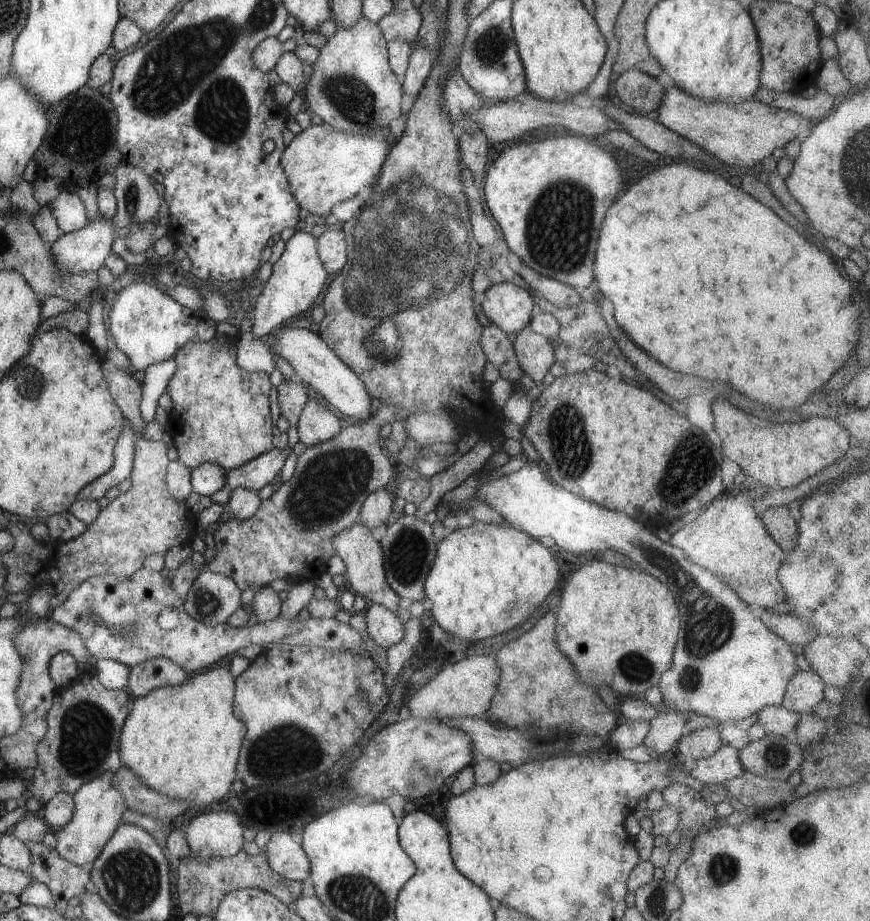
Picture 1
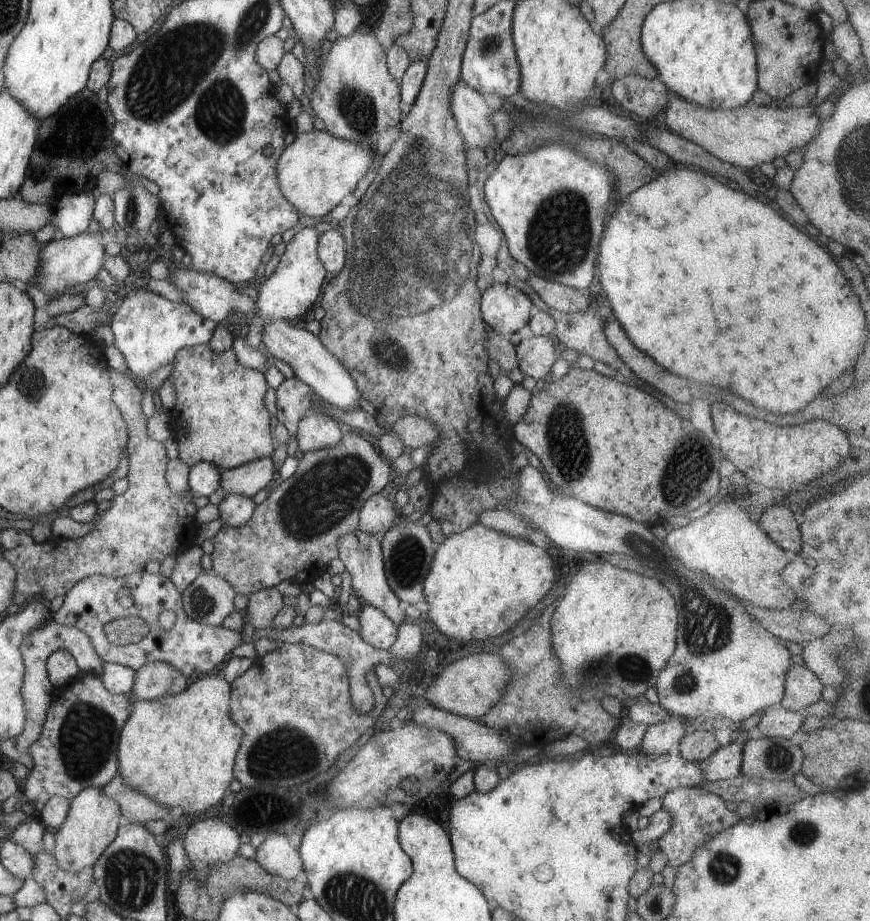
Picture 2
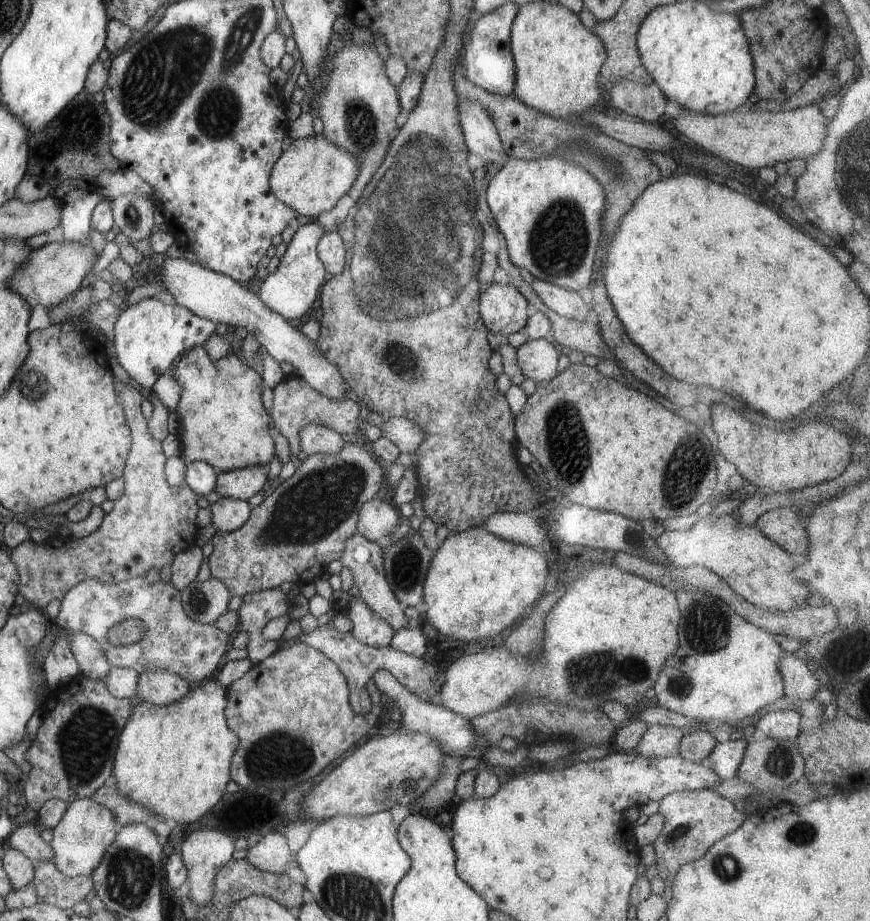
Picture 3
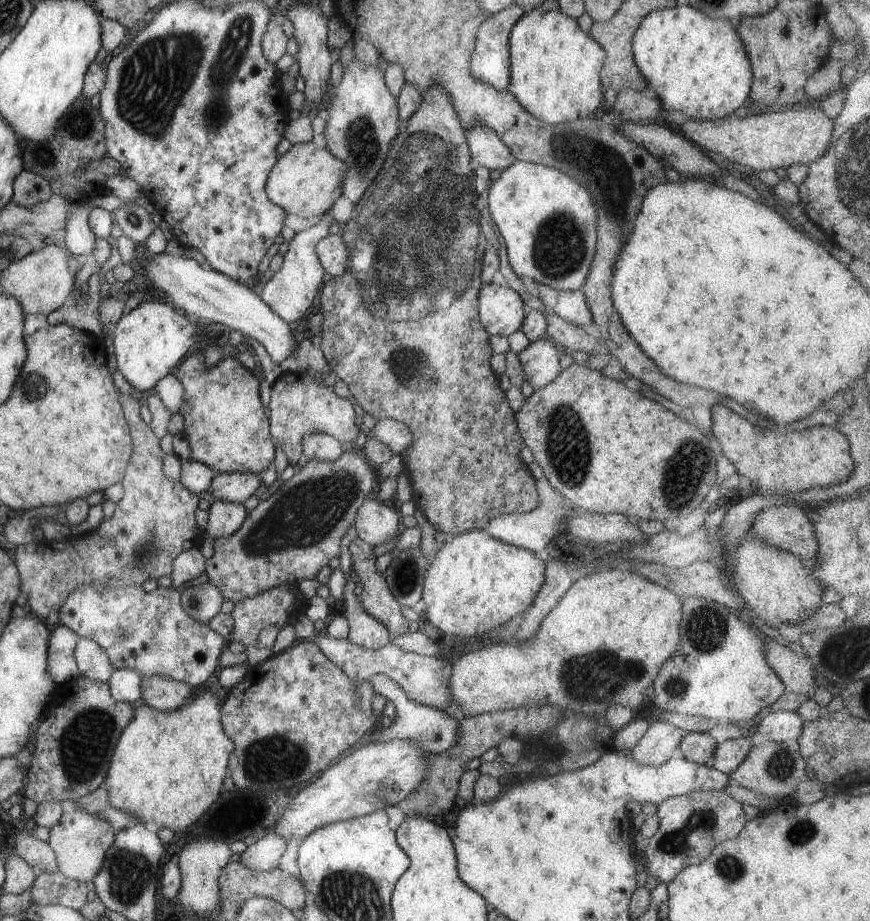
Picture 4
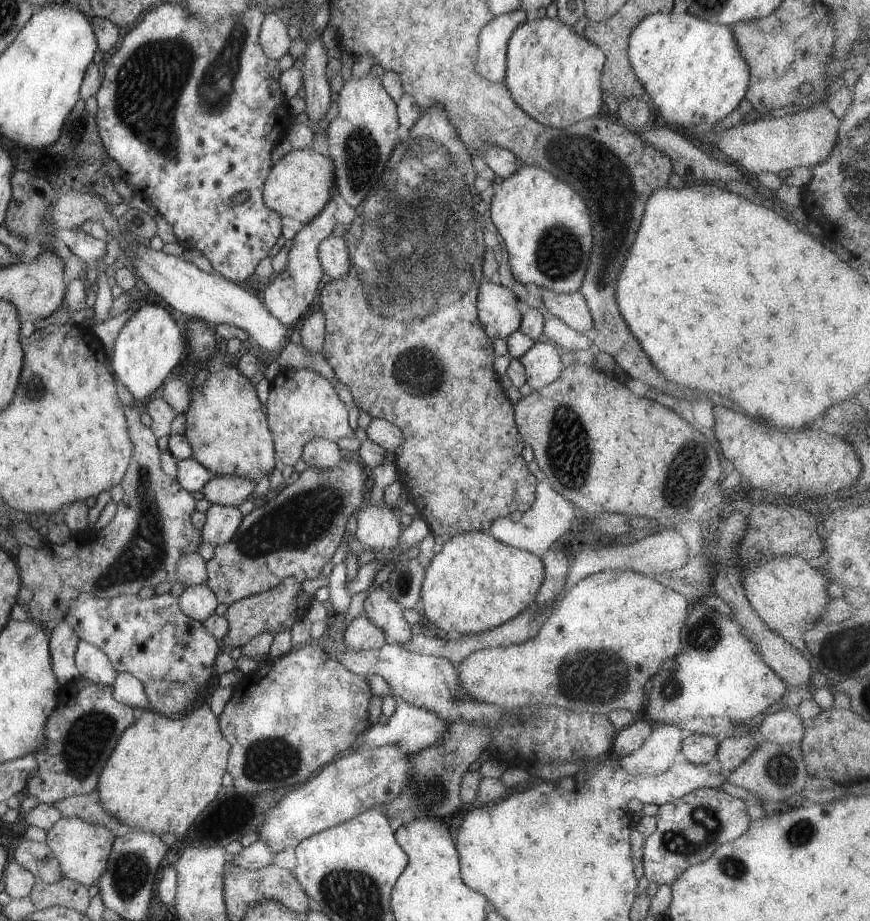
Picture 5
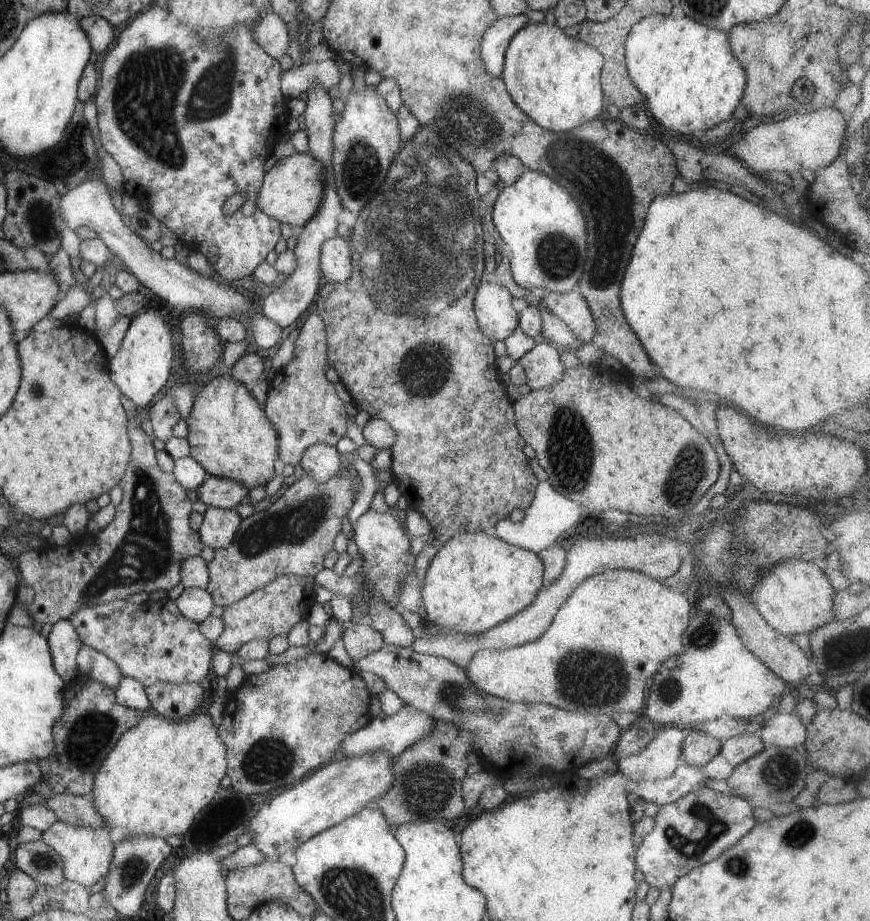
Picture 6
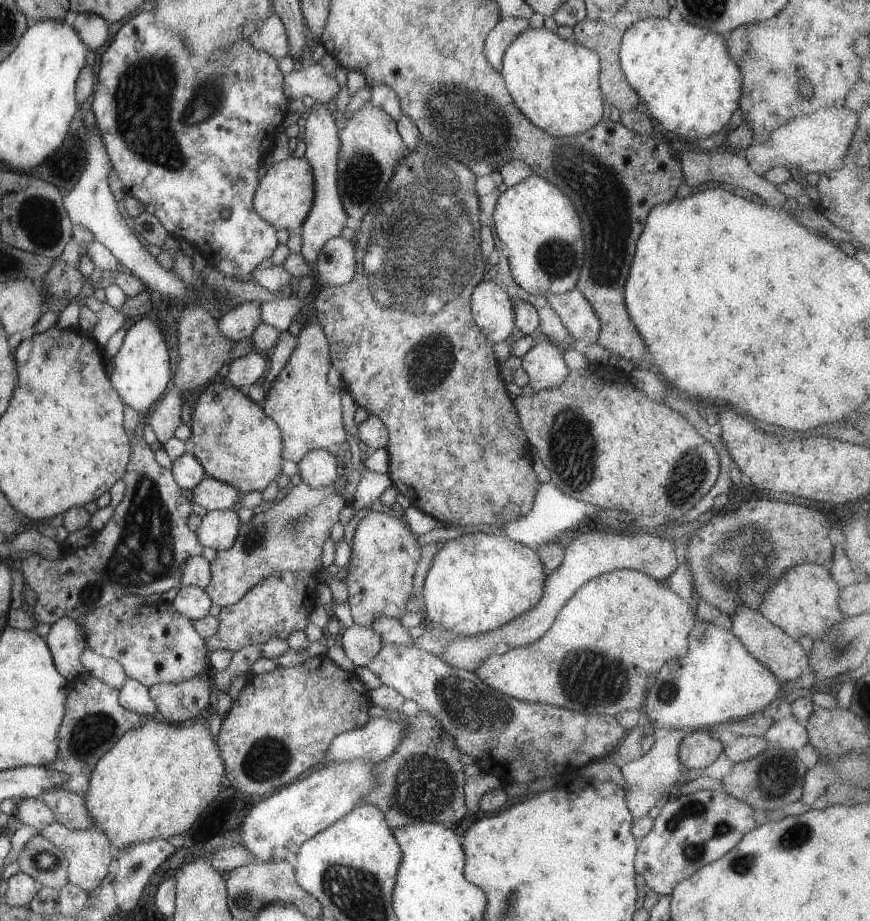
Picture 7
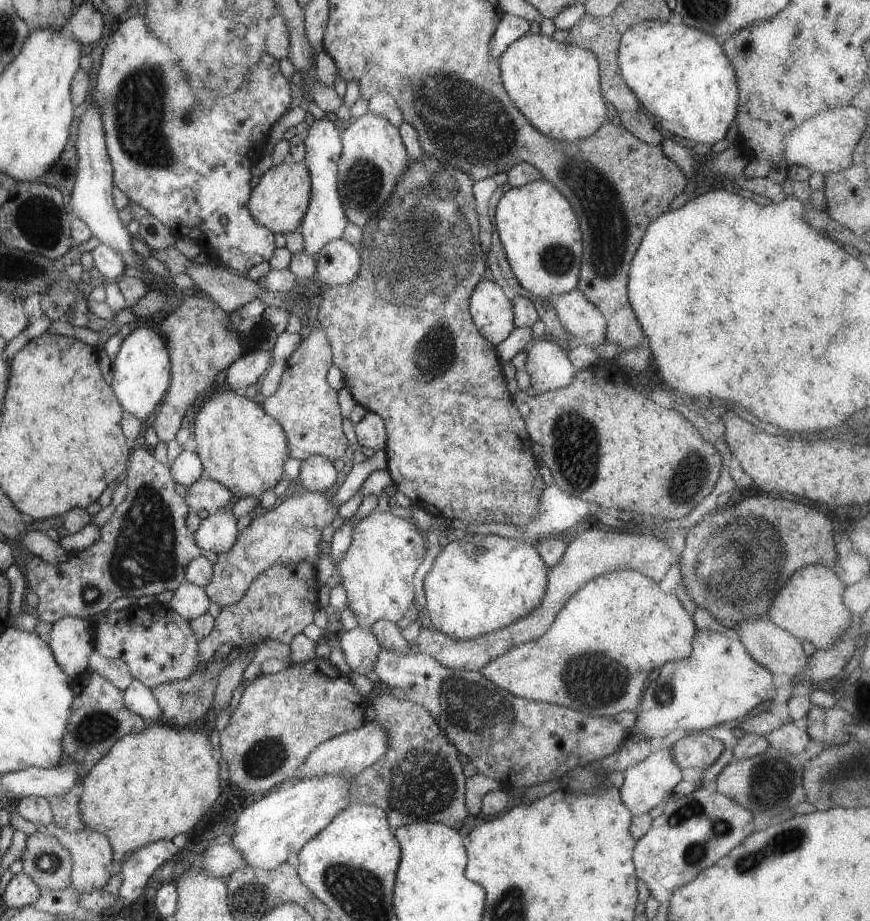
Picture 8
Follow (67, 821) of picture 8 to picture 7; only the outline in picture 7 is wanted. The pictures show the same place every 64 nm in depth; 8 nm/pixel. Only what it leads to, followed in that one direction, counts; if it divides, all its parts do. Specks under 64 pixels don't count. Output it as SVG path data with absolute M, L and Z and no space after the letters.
M53 790L39 794L36 798L50 808L55 823L69 830L95 829L93 820L85 810L85 797L81 792Z

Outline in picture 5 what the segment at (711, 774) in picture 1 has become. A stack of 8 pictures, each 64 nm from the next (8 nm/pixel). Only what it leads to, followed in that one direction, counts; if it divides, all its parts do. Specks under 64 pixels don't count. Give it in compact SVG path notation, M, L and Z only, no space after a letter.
M748 733L742 736L735 737L726 737L717 745L717 750L715 753L715 758L719 763L719 766L723 768L723 770L735 770L743 760L745 760L750 754L753 754L754 750L757 750L757 747L760 744L754 740L754 738Z

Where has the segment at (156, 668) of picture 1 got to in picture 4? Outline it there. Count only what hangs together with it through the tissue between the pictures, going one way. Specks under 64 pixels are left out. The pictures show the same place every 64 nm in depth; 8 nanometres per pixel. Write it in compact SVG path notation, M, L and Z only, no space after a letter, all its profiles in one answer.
M162 676L140 677L141 698L145 705L169 712L177 710L191 694L191 686Z

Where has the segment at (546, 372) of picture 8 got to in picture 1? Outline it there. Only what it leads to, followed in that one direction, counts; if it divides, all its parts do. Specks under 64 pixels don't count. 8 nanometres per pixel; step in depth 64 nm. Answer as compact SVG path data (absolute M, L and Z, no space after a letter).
M524 329L516 333L512 344L522 373L528 374L536 385L540 384L554 362L552 340Z

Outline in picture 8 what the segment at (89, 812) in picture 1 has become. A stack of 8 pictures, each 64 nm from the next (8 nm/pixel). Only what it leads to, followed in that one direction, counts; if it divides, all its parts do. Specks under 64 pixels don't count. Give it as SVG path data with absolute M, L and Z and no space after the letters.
M52 822L42 829L42 832L53 836L61 846L65 846L71 856L71 886L80 893L90 893L93 890L101 889L114 872L112 862L112 848L109 839L94 830L81 829L80 831L66 831L64 828L57 828Z

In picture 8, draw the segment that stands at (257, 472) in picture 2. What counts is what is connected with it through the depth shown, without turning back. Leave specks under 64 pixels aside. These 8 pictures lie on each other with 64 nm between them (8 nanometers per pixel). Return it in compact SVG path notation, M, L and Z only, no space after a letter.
M198 478L193 484L187 486L185 491L183 500L190 510L195 512L207 510L212 513L224 510L234 501L229 490L212 478Z

